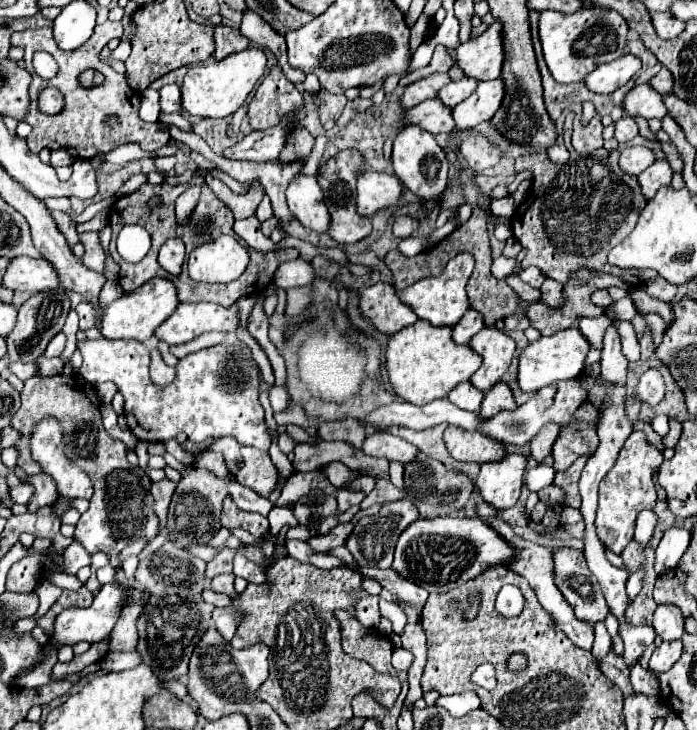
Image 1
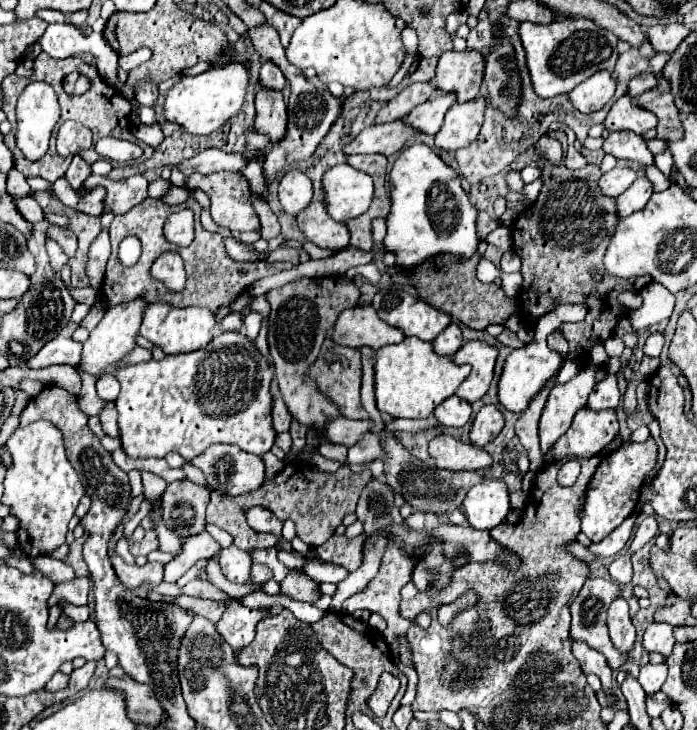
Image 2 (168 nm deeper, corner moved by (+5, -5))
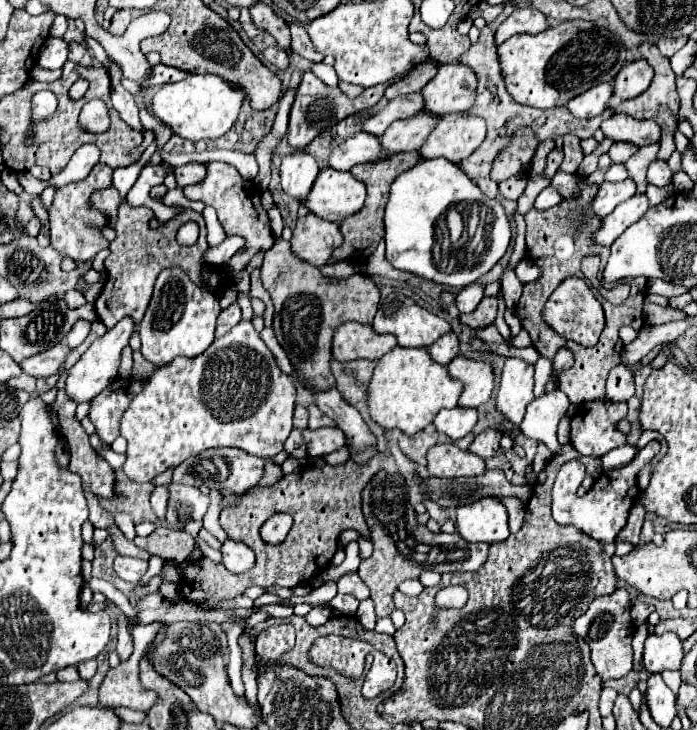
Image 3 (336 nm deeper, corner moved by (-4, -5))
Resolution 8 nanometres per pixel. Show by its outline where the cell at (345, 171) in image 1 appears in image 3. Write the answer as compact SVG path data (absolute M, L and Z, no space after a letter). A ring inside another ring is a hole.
M305 214L297 218L291 238L291 252L299 260L321 268L329 260L333 248L337 248L339 244L339 224L321 220L315 214Z

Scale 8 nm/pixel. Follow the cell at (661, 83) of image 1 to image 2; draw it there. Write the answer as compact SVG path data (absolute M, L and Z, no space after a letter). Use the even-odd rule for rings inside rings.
M642 72L642 74L638 74L638 76L634 76L634 78L630 80L630 84L628 84L628 94L630 94L632 98L636 98L636 96L640 96L640 94L644 94L644 92L656 88L656 86L658 86L658 78L656 78L652 72Z

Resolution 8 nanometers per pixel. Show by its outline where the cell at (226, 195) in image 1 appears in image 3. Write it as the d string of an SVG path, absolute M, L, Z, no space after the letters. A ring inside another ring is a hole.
M209 162L207 164L207 176L195 184L195 186L187 186L183 188L185 198L189 200L201 200L203 204L211 204L217 210L219 222L225 230L227 236L241 236L245 238L245 246L239 254L235 254L231 258L231 262L223 264L225 272L239 272L247 268L247 262L251 260L251 256L255 256L257 252L265 252L273 246L273 236L271 236L271 226L269 226L269 218L265 208L261 206L261 192L259 188L245 180L231 164L225 162Z

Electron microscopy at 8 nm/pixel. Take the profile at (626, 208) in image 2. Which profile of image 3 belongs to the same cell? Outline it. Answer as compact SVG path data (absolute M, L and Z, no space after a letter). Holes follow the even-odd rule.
M633 196L625 204L619 204L605 220L601 220L599 230L593 234L593 242L599 246L611 246L631 224L635 224L643 212L649 208L647 196Z

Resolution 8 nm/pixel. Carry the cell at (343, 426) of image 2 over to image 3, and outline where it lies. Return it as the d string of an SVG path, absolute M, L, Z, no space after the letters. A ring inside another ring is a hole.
M293 428L283 450L289 458L321 458L345 446L345 434L339 428L319 428L319 430L299 430Z

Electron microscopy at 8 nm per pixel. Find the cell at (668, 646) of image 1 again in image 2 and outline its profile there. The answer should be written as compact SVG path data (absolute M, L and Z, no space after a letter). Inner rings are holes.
M662 662L662 664L646 664L646 666L640 668L638 682L642 684L644 692L648 696L652 696L662 688L662 684L666 680L666 674L668 674L668 664L666 662Z

